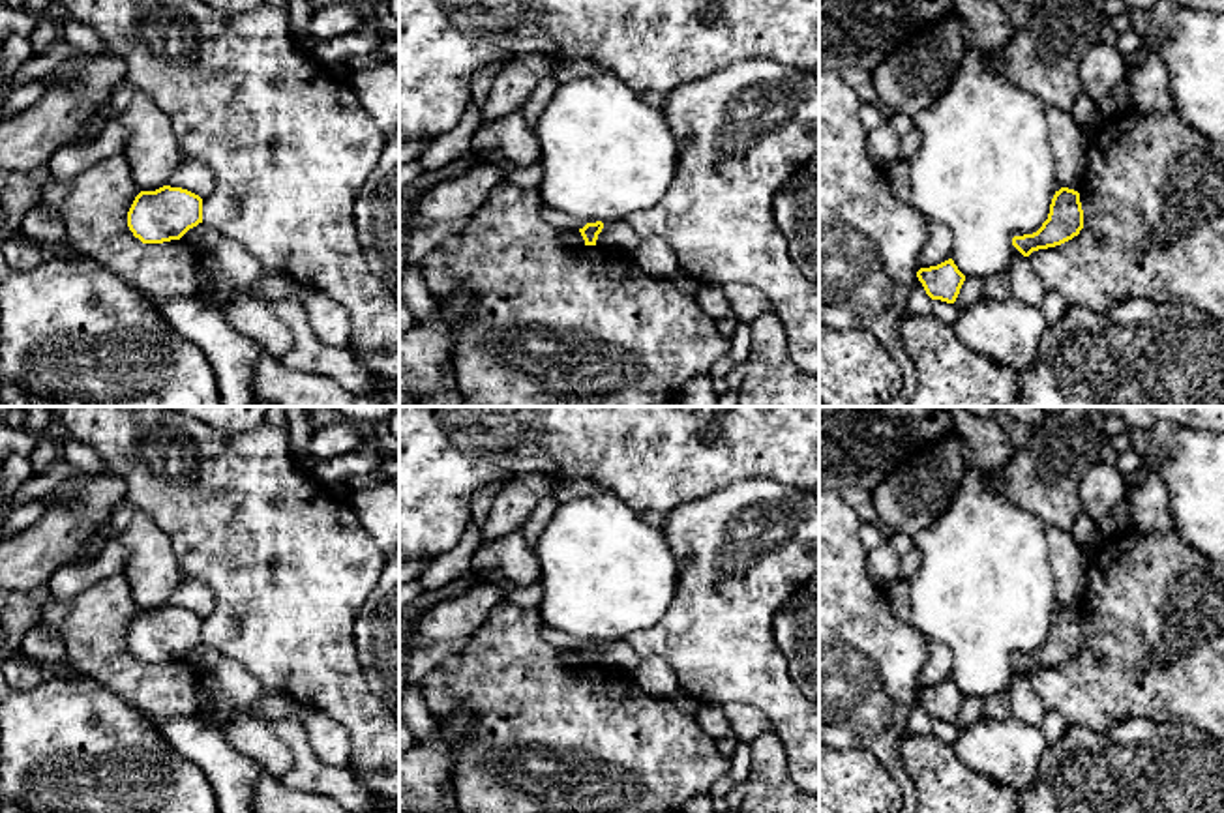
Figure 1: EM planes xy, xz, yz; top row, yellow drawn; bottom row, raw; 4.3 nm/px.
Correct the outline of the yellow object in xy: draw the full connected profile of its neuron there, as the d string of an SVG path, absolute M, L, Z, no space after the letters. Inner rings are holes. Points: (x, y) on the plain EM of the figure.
M171 605L141 611L127 631L127 646L142 663L180 659L199 643L202 643L202 618Z

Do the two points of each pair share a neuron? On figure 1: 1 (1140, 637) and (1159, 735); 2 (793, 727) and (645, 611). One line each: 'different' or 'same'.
1: different
2: different

